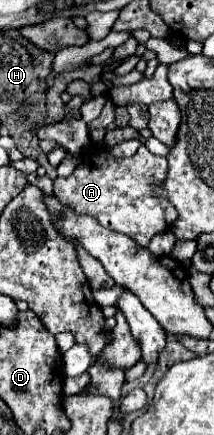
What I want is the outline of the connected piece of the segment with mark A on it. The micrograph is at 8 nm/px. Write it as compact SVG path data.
M91 144L79 154L79 164L71 176L53 180L53 196L75 214L89 214L103 228L121 232L141 248L147 248L155 234L169 230L177 220L173 204L165 196L155 194L153 188L159 184L155 176L167 176L167 158L151 154L145 146L139 146L129 158L115 158L107 146Z

